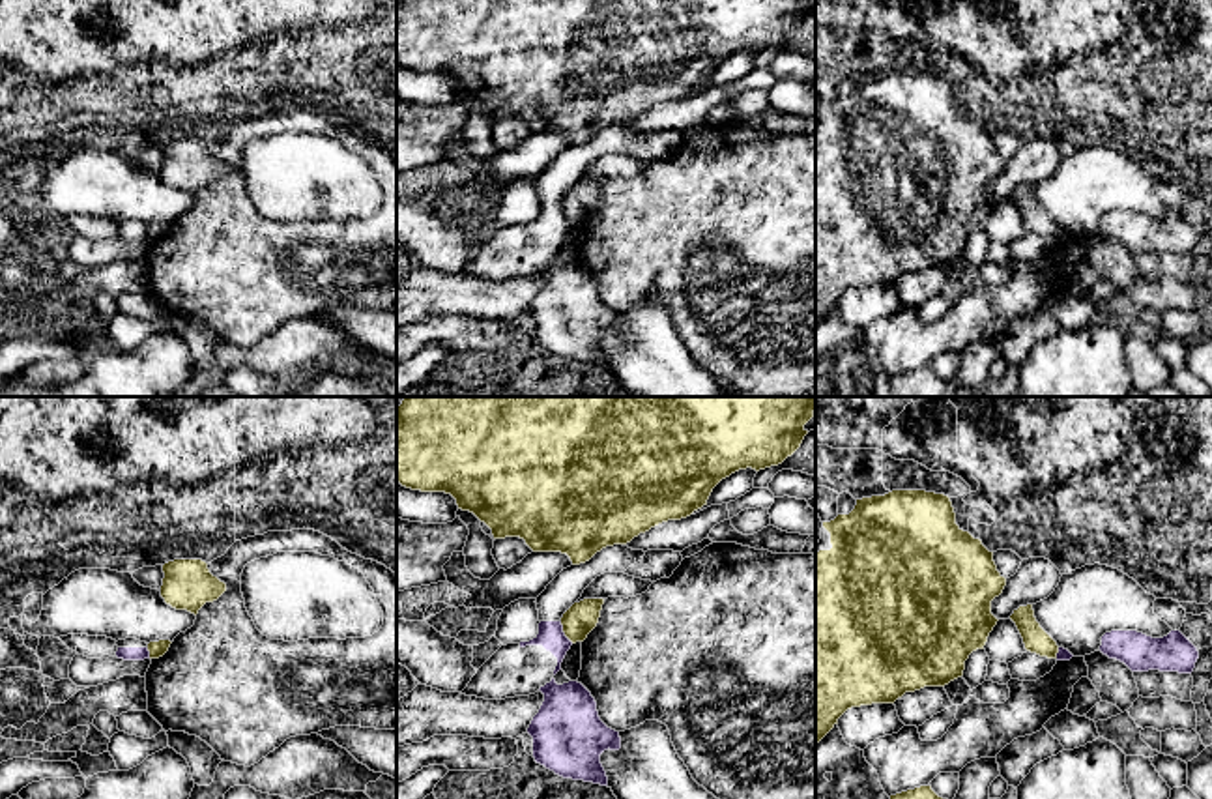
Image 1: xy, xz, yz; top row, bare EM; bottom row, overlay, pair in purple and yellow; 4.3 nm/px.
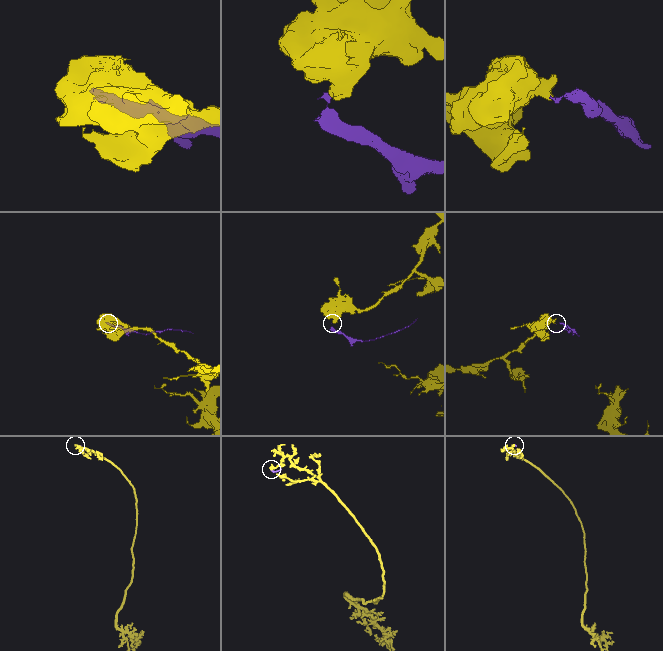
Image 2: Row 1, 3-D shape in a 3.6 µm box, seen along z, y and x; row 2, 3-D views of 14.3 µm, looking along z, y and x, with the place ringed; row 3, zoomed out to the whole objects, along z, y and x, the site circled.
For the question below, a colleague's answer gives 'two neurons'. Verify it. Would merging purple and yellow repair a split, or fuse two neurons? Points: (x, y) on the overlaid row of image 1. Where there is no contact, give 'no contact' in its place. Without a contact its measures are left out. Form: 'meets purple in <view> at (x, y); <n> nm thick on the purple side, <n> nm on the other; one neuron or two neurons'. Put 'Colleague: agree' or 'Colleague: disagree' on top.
Colleague: agree
meets purple in xz at (563, 633); 110 nm thick on the purple side, 140 nm on the other; two neurons

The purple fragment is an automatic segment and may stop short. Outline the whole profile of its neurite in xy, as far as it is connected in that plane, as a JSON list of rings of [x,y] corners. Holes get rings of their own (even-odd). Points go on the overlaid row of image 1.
[[[125,638],[116,642],[116,657],[123,661],[144,661],[150,659],[148,644],[137,638]]]

